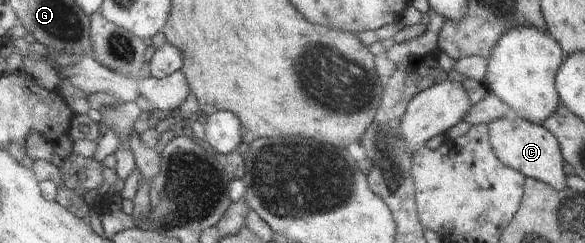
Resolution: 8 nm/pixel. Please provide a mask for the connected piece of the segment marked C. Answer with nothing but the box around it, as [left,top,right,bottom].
[488,114,569,190]

